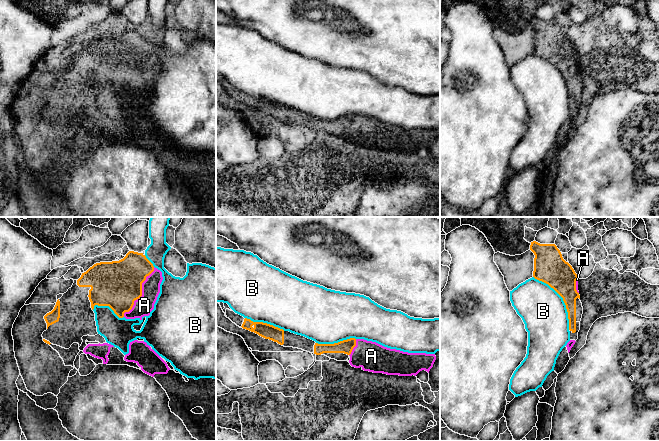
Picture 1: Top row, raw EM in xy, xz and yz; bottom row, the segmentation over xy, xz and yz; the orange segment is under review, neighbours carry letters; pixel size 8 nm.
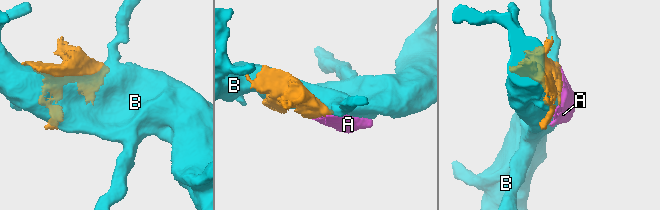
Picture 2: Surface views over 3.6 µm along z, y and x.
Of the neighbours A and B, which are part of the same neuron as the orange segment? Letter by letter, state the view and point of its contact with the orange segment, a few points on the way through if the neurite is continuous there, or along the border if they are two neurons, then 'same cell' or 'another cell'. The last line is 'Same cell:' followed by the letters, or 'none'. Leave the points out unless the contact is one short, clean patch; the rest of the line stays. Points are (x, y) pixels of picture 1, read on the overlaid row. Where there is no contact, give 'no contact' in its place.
A: meets orange in xy at (141, 293); same cell
B: meets orange in yz at (563, 299); another cell
Same cell: A

